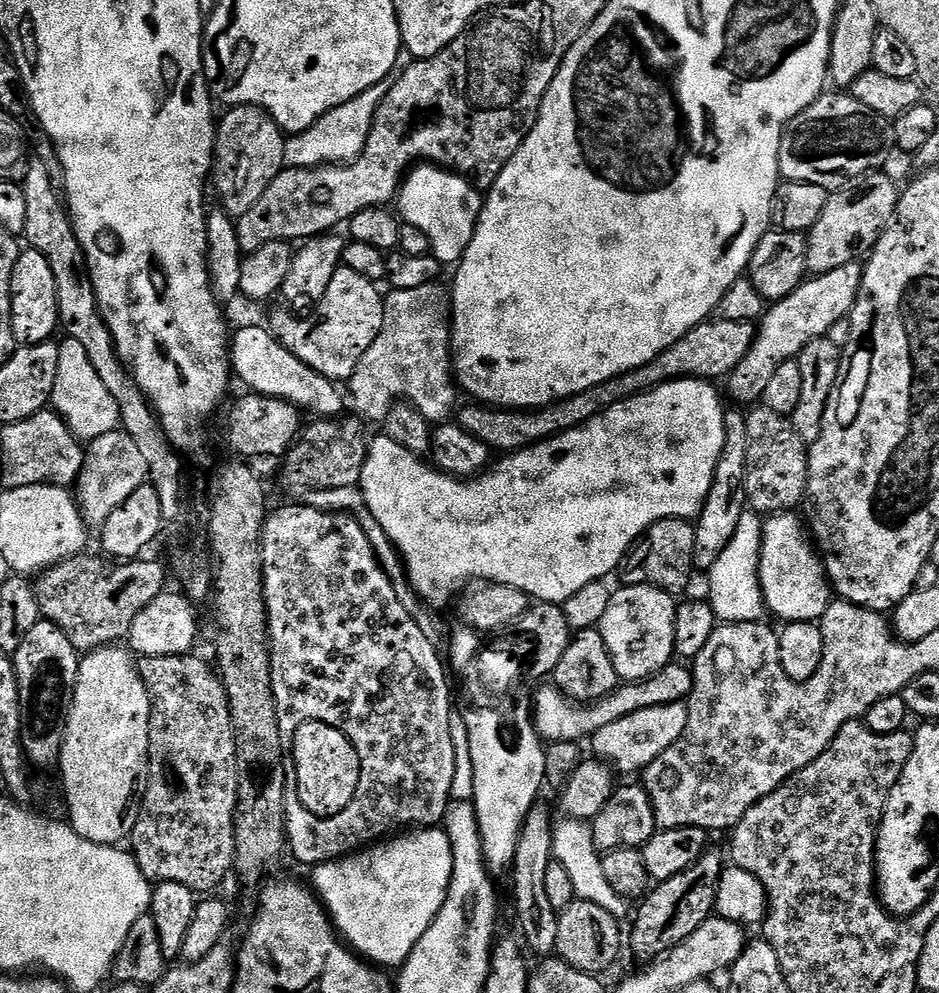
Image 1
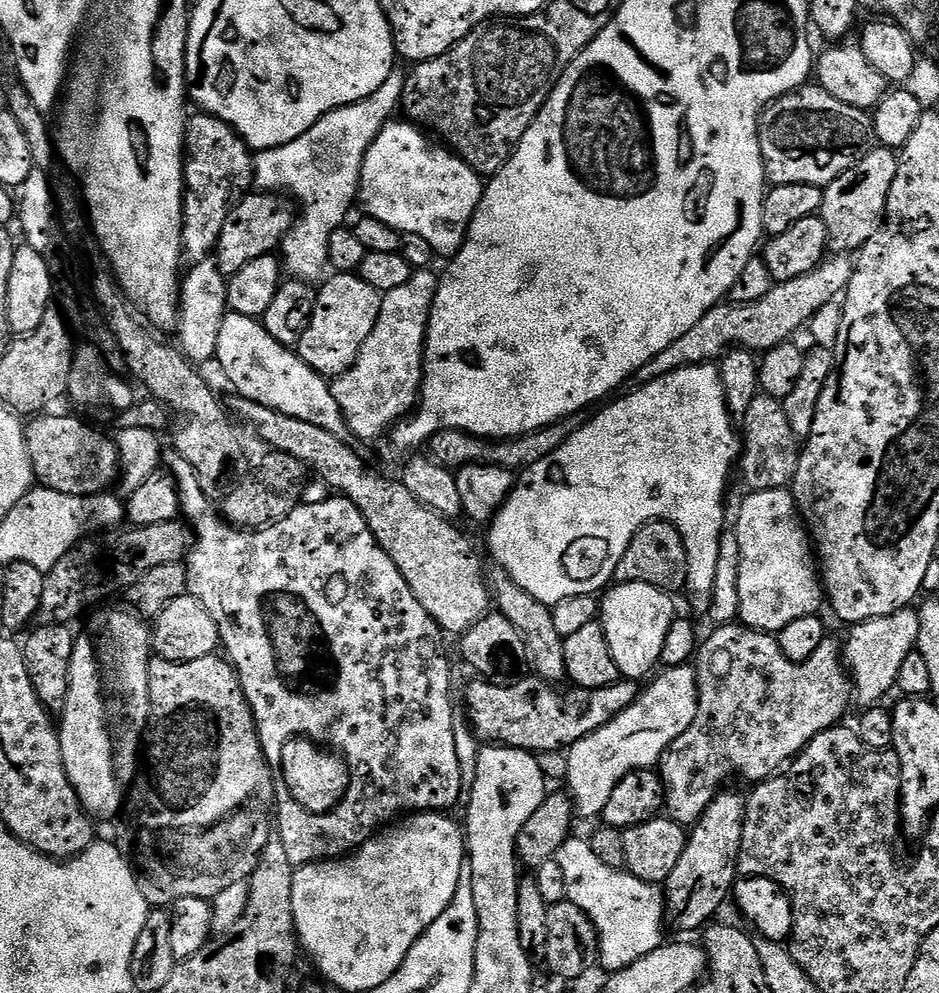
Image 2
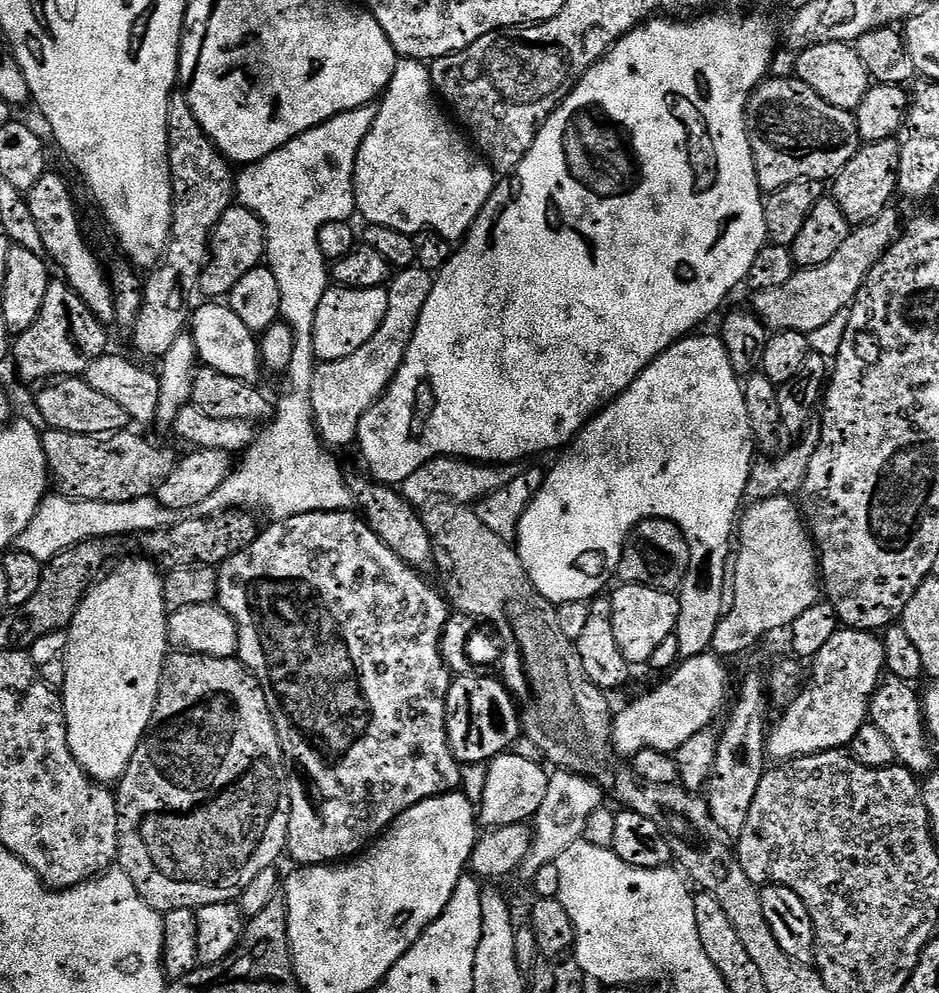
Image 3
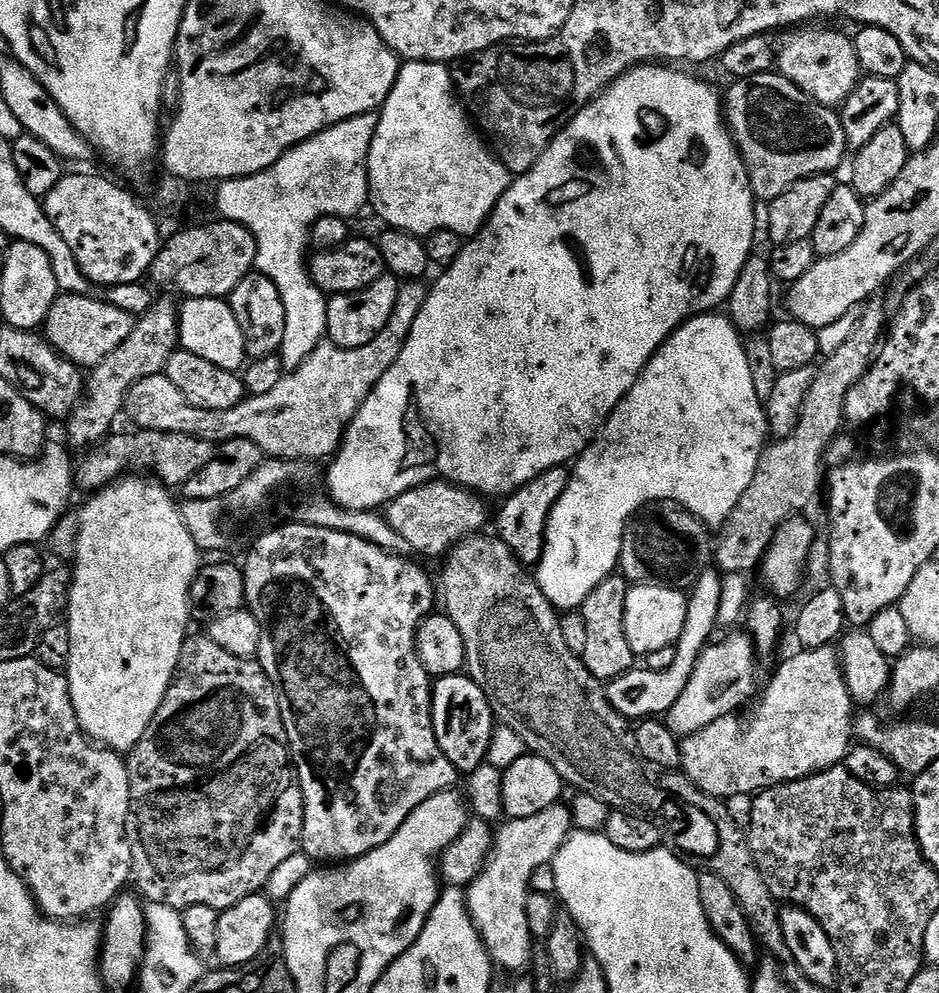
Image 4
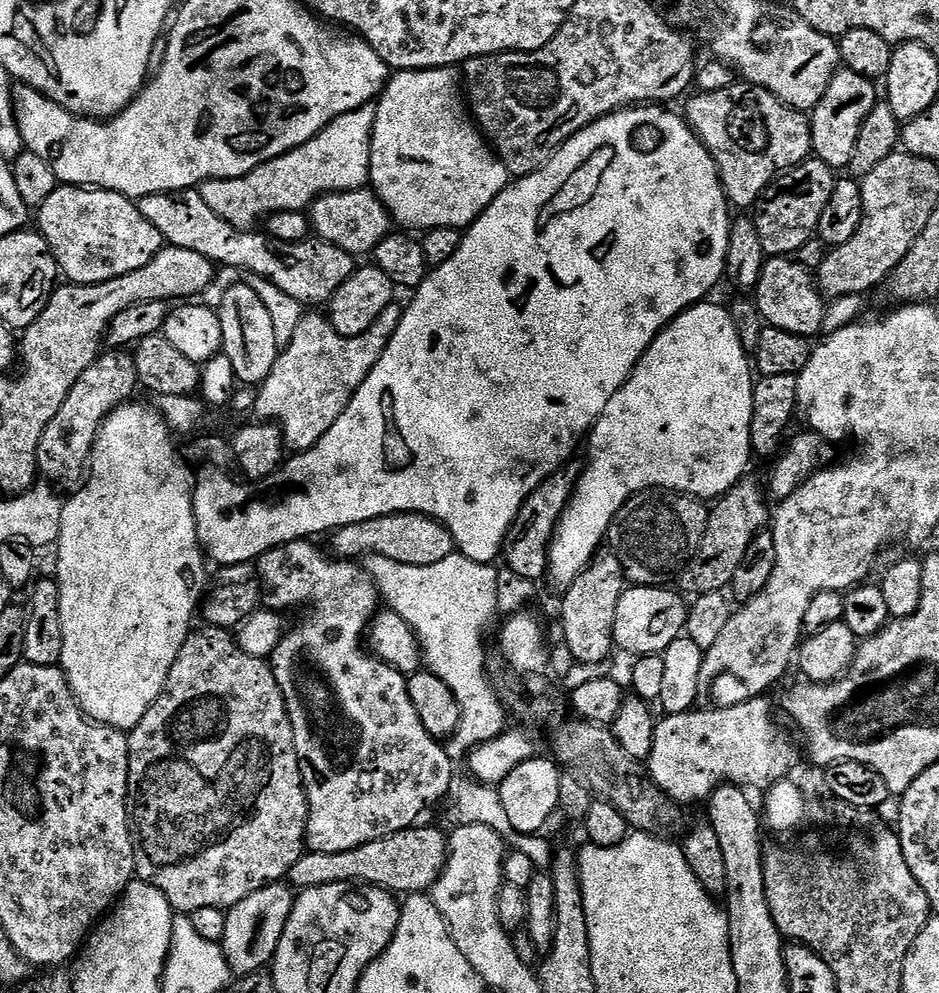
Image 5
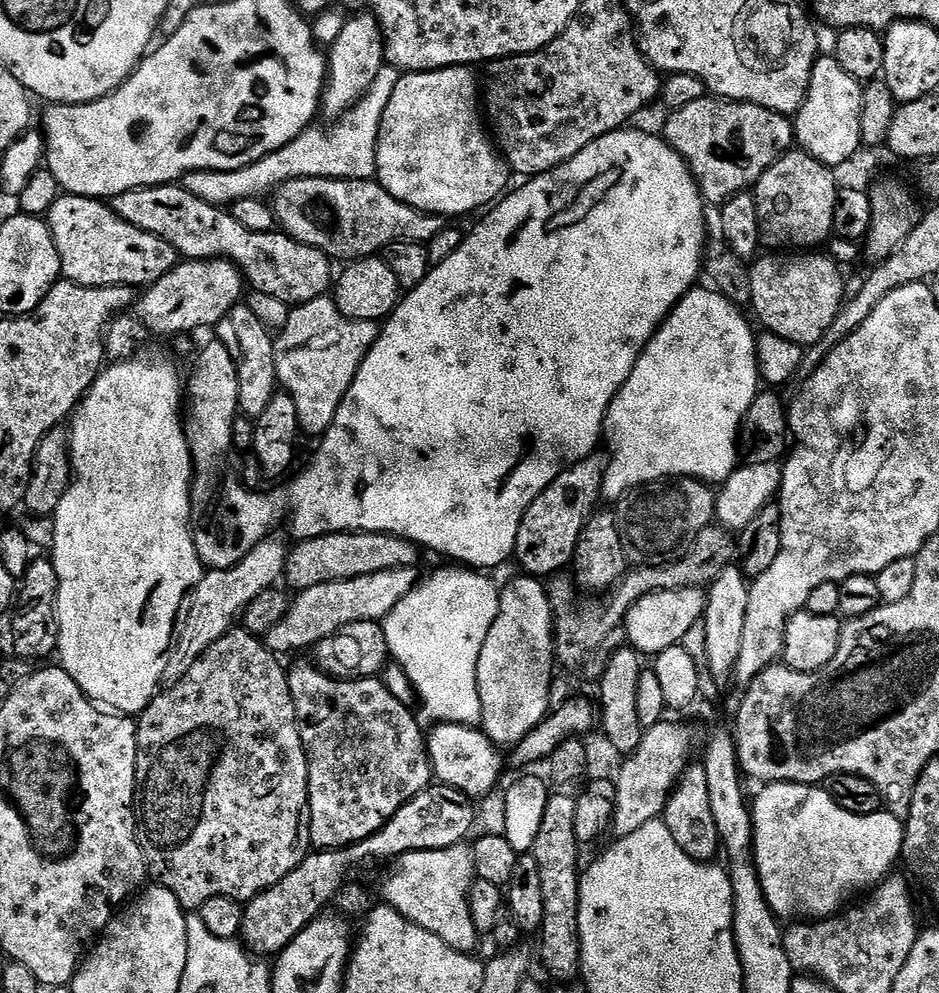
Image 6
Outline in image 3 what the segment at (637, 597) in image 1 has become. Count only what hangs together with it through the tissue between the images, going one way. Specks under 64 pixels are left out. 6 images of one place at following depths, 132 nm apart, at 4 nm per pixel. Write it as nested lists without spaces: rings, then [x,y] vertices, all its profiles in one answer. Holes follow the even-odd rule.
[[[641,584],[619,585],[620,589],[610,596],[612,609],[614,610],[614,638],[618,641],[618,647],[629,664],[639,666],[647,665],[651,661],[654,650],[667,636],[673,635],[678,622],[678,610],[680,600],[671,592],[654,590],[650,586]]]

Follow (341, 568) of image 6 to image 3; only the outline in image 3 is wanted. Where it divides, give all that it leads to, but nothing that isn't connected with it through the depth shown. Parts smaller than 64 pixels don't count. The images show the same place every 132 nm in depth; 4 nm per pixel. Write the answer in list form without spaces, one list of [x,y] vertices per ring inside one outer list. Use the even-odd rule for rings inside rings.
[[[439,456],[426,462],[426,466],[418,466],[418,470],[414,470],[414,474],[404,480],[402,495],[414,506],[431,505],[434,498],[472,506],[502,490],[502,486],[510,486],[510,482],[514,482],[514,478],[518,478],[521,471],[519,463],[477,464],[475,460],[462,460],[459,456]]]

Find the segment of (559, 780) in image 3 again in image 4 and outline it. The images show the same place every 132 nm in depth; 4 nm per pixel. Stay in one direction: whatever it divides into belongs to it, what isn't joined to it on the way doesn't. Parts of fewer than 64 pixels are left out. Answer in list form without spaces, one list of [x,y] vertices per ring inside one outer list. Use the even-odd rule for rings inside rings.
[[[560,802],[552,804],[530,818],[505,819],[505,824],[495,829],[488,863],[466,889],[468,912],[476,933],[497,969],[520,972],[532,963],[534,937],[526,922],[526,902],[534,870],[551,864],[574,830],[570,807],[562,805]]]

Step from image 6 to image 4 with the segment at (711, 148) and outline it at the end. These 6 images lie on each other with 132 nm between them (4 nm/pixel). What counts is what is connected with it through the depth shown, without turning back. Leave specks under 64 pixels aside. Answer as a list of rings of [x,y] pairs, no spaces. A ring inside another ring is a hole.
[[[779,71],[754,74],[754,78],[742,78],[729,83],[728,96],[723,97],[722,107],[732,141],[743,161],[747,172],[748,186],[757,201],[770,202],[778,198],[794,182],[806,179],[807,176],[832,174],[832,171],[844,160],[846,145],[840,126],[840,117],[833,109],[824,108],[821,104],[798,90],[796,86]]]

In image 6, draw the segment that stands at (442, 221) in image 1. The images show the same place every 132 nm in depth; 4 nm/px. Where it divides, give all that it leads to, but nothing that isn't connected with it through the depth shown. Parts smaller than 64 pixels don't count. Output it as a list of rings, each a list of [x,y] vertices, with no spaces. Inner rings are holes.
[[[468,66],[440,68],[436,72],[409,72],[401,75],[398,86],[394,86],[394,94],[390,94],[390,103],[386,105],[386,114],[382,114],[382,126],[378,134],[375,179],[387,192],[394,194],[394,198],[406,202],[412,208],[417,208],[423,212],[432,212],[436,216],[443,216],[445,218],[464,216],[467,212],[478,211],[479,208],[485,207],[484,209],[487,209],[493,202],[499,201],[509,187],[508,176],[510,177],[510,169],[503,155],[498,151],[497,145],[490,139],[485,125],[482,123],[482,108],[478,103],[478,76],[477,73],[475,76],[472,72],[475,71]]]

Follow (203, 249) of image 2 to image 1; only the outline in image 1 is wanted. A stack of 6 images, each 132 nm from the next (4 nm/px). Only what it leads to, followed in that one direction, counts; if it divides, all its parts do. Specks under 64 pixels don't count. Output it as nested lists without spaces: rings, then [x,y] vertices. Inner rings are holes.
[[[242,104],[225,112],[228,113],[219,117],[216,126],[216,151],[210,176],[214,184],[216,180],[219,207],[229,216],[239,218],[266,194],[266,186],[284,171],[286,133],[261,108]]]

